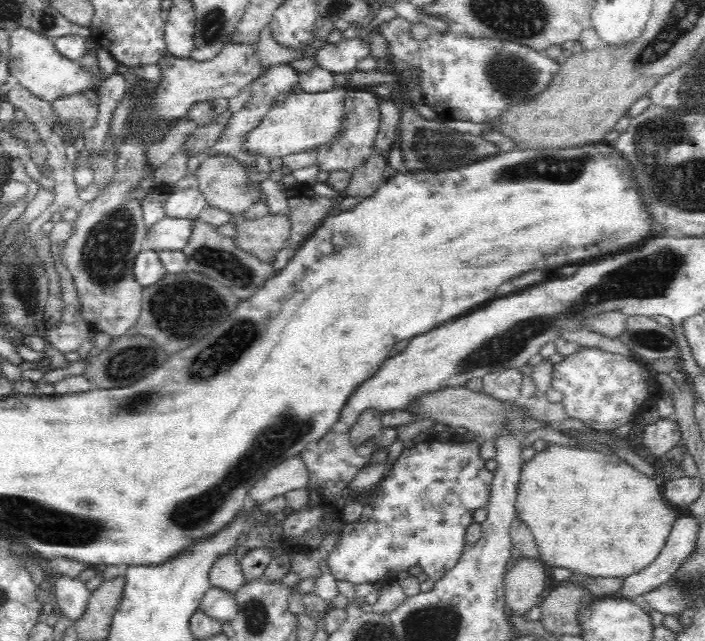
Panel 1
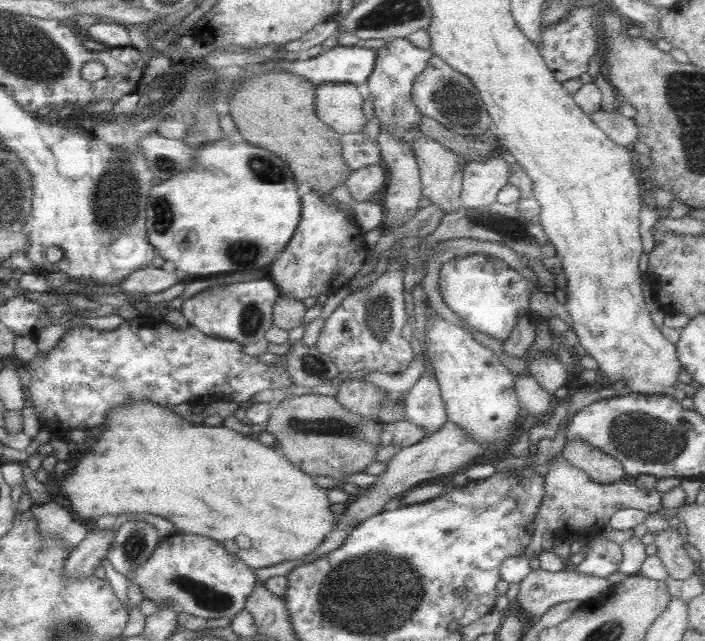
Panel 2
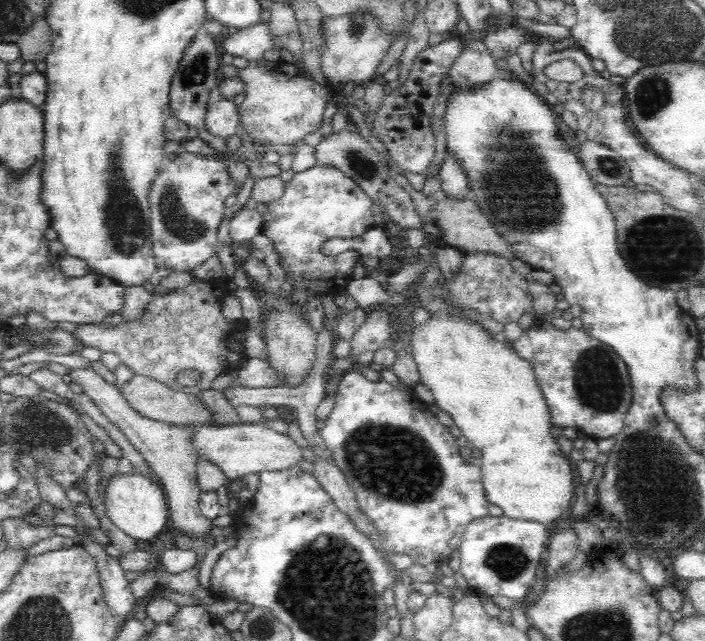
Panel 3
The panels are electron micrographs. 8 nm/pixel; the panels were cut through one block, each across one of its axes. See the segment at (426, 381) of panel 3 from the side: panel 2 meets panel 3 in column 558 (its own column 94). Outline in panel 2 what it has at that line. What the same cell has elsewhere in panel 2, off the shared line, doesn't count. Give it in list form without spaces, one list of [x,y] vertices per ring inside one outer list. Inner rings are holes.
[[[150,401],[117,406],[109,414],[102,424],[106,429],[98,436],[98,444],[85,451],[61,484],[76,520],[93,524],[104,514],[121,516],[127,512],[162,516],[174,524],[177,534],[214,539],[252,569],[280,562],[295,562],[297,567],[298,560],[306,558],[307,554],[310,556],[323,539],[337,529],[339,518],[329,507],[332,503],[327,489],[318,486],[309,474],[272,446],[223,425],[200,426],[199,419],[182,418],[174,414],[172,407]],[[240,535],[250,540],[250,548],[238,546],[236,537]]]

